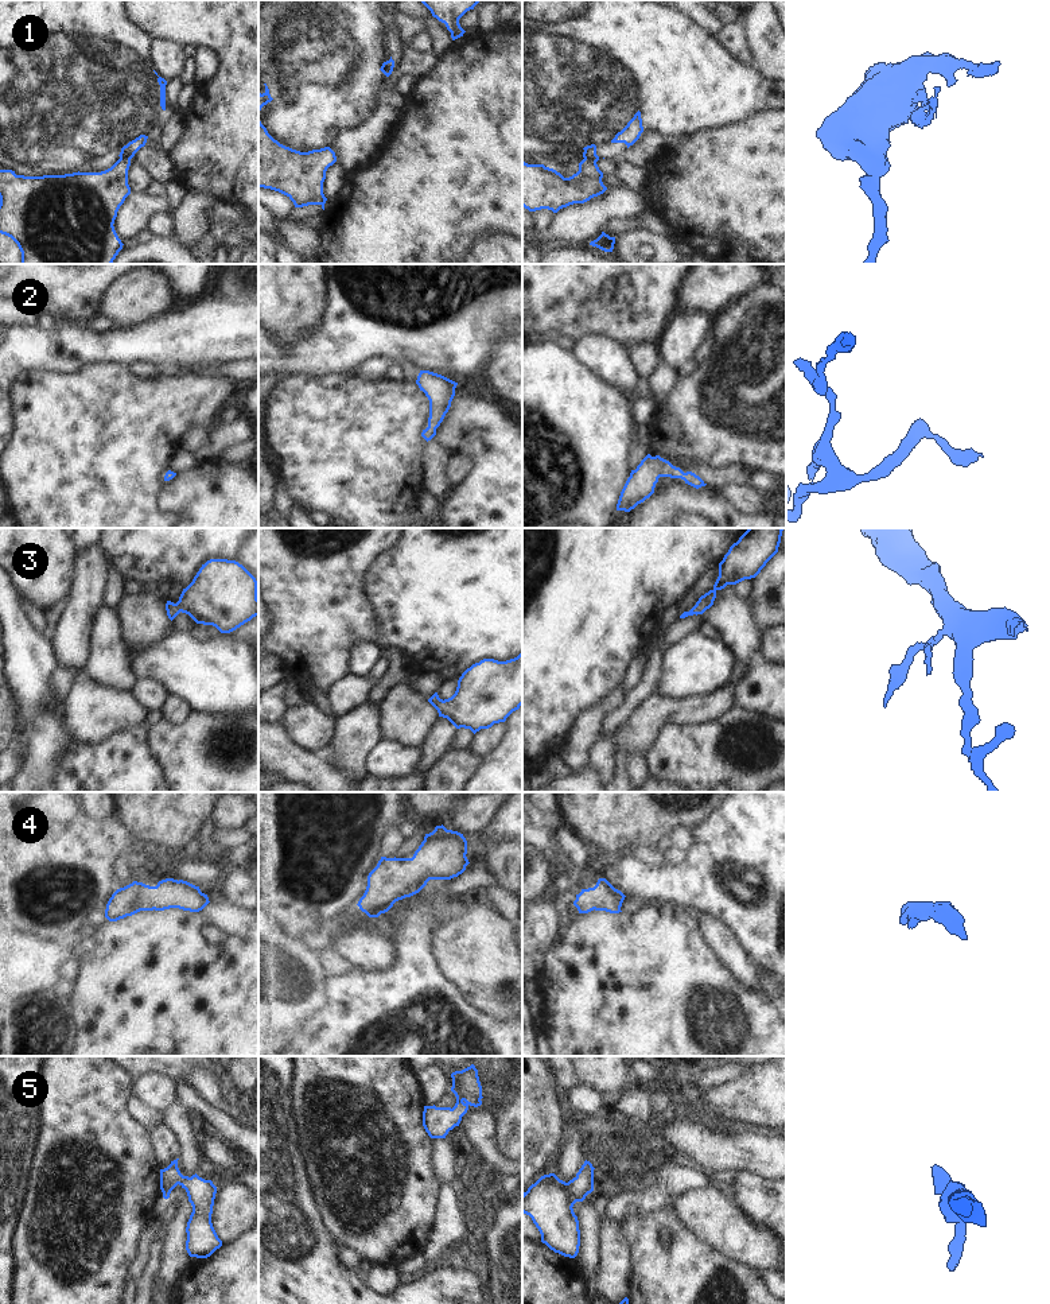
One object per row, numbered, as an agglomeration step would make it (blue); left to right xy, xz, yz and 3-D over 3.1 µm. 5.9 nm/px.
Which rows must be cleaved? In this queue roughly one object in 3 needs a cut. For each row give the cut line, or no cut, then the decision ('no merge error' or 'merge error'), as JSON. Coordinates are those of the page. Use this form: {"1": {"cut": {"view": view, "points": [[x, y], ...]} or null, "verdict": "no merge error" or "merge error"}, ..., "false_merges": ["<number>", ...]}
{"1": {"cut": {"view": "yz", "points": [[584, 158], [595, 162]]}, "verdict": "merge error"}, "2": {"cut": null, "verdict": "no merge error"}, "3": {"cut": null, "verdict": "no merge error"}, "4": {"cut": null, "verdict": "no merge error"}, "5": {"cut": null, "verdict": "no merge error"}, "false_merges": ["1"]}

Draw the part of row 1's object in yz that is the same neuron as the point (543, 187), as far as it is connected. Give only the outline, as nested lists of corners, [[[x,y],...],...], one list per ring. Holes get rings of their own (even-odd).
[[[583,159],[579,163],[579,171],[569,178],[564,178],[560,172],[544,164],[528,164],[522,162],[522,206],[529,211],[548,209],[557,213],[569,205],[584,203],[607,190],[602,178],[603,172],[599,170],[596,162],[591,159]]]

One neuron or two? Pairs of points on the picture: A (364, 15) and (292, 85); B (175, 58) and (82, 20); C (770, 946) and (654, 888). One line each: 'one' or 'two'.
A: one
B: two
C: one

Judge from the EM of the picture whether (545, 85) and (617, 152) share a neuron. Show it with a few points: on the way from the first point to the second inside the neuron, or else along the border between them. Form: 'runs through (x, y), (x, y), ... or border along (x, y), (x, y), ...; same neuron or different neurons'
runs through (564, 94), (603, 134); same neuron

